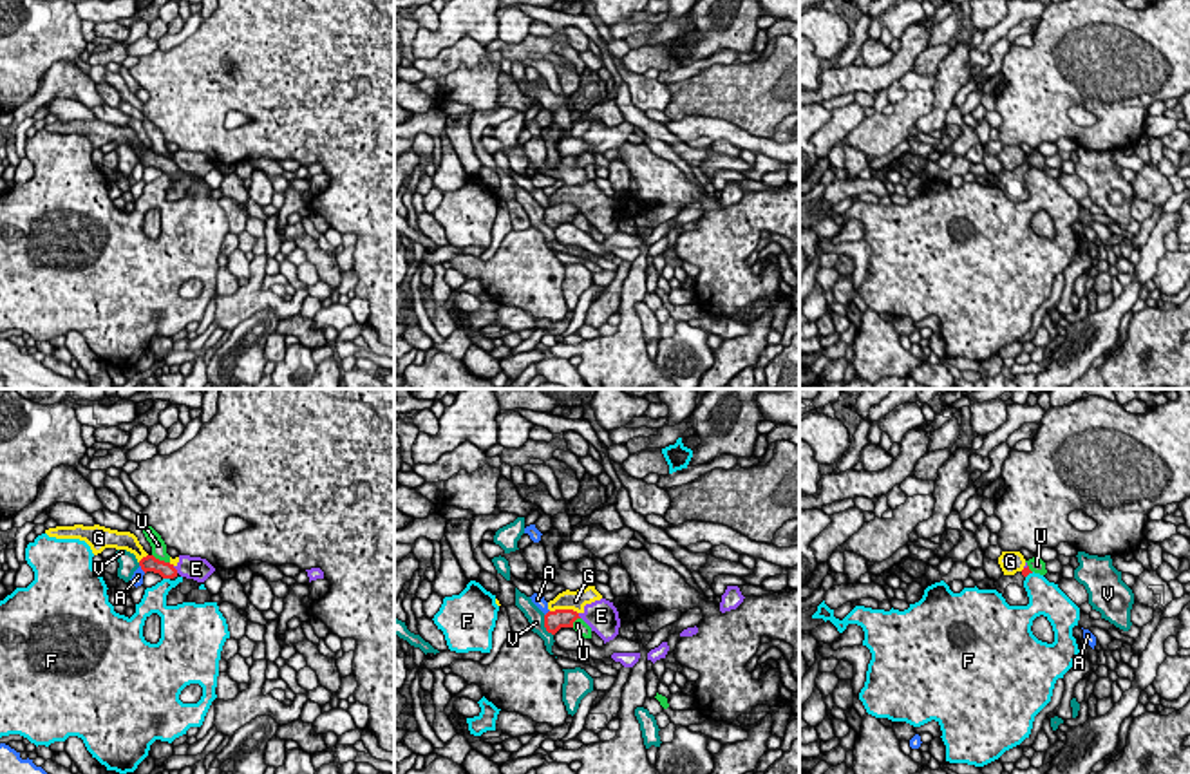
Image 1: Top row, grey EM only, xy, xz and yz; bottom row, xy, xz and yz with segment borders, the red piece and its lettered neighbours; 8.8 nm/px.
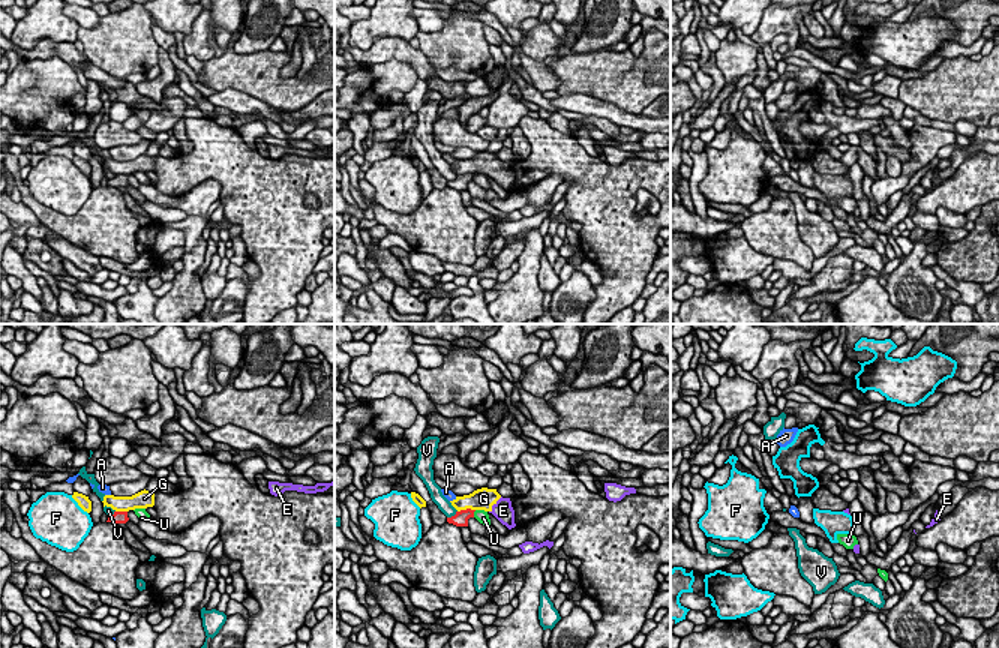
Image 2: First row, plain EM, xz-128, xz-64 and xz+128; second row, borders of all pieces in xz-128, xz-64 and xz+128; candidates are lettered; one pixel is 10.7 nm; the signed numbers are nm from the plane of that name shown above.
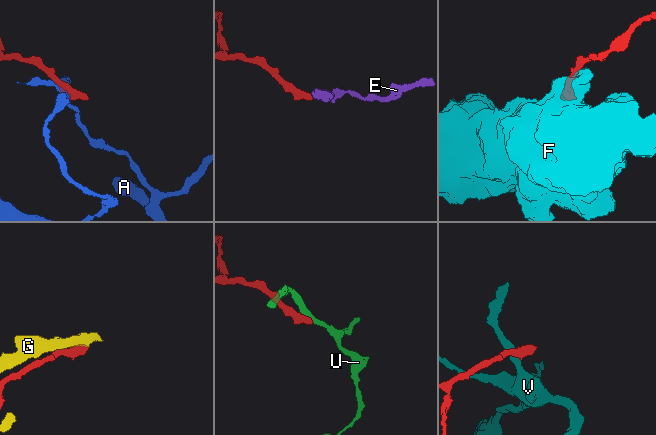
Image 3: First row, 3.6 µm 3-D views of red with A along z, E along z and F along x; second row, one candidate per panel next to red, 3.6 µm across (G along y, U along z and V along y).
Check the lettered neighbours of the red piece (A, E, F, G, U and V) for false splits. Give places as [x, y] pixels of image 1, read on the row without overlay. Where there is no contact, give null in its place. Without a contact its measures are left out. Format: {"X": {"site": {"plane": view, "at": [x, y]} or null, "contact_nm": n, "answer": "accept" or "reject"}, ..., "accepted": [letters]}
{"A": {"site": {"plane": "xz", "at": [547, 208]}, "contact_nm": 70, "answer": "reject"}, "E": {"site": {"plane": "xy", "at": [176, 165]}, "contact_nm": 80, "answer": "reject"}, "F": {"site": {"plane": "xy", "at": [167, 172]}, "contact_nm": 70, "answer": "reject"}, "G": {"site": {"plane": "xz", "at": [565, 205]}, "contact_nm": 260, "answer": "reject"}, "U": {"site": {"plane": "xy", "at": [161, 156]}, "contact_nm": 180, "answer": "reject"}, "V": {"site": {"plane": "xz", "at": [545, 221]}, "contact_nm": 200, "answer": "reject"}, "accepted": []}

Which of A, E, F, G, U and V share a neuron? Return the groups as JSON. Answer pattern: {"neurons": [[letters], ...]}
{"neurons": [["A"], ["E", "G"], ["F"], ["U"], ["V"]]}

